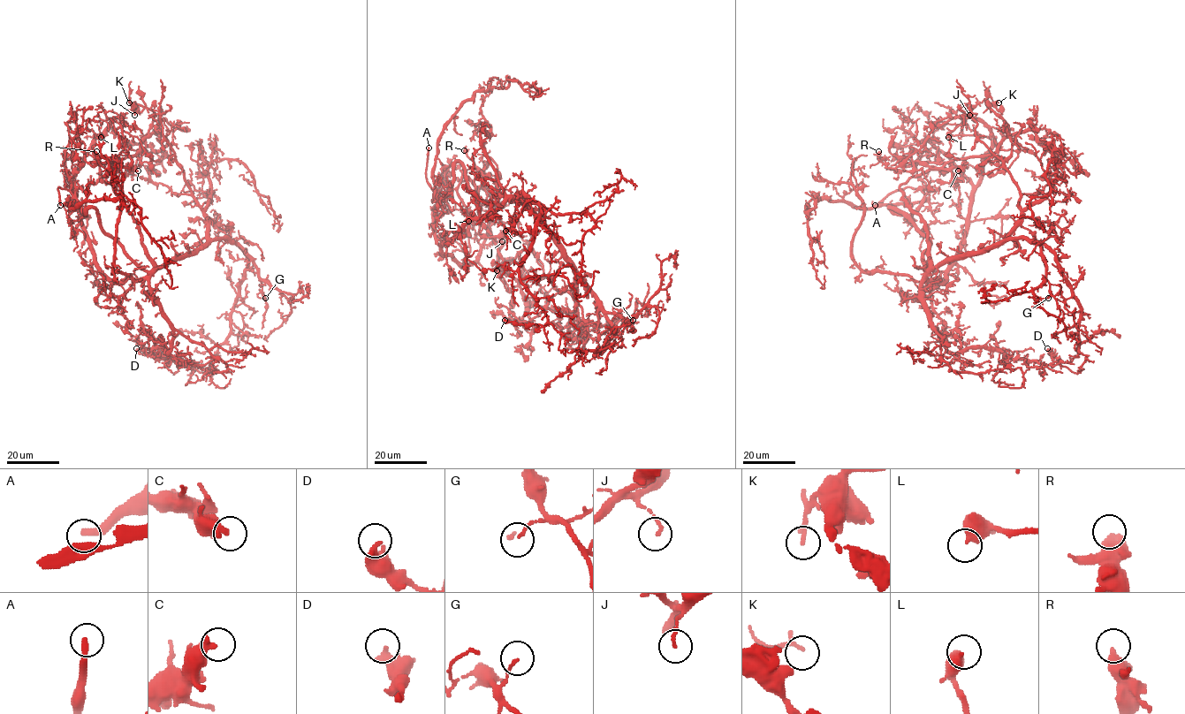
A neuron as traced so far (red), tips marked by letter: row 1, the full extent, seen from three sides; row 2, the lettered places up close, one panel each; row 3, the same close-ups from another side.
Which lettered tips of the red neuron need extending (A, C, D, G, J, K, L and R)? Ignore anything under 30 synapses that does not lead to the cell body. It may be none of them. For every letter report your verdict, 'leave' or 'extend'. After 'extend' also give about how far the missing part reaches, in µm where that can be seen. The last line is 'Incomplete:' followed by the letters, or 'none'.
A: extend; about 25 µm are missing
C: leave
D: leave
G: leave
J: leave
K: leave
L: leave
R: leave
Incomplete: A

